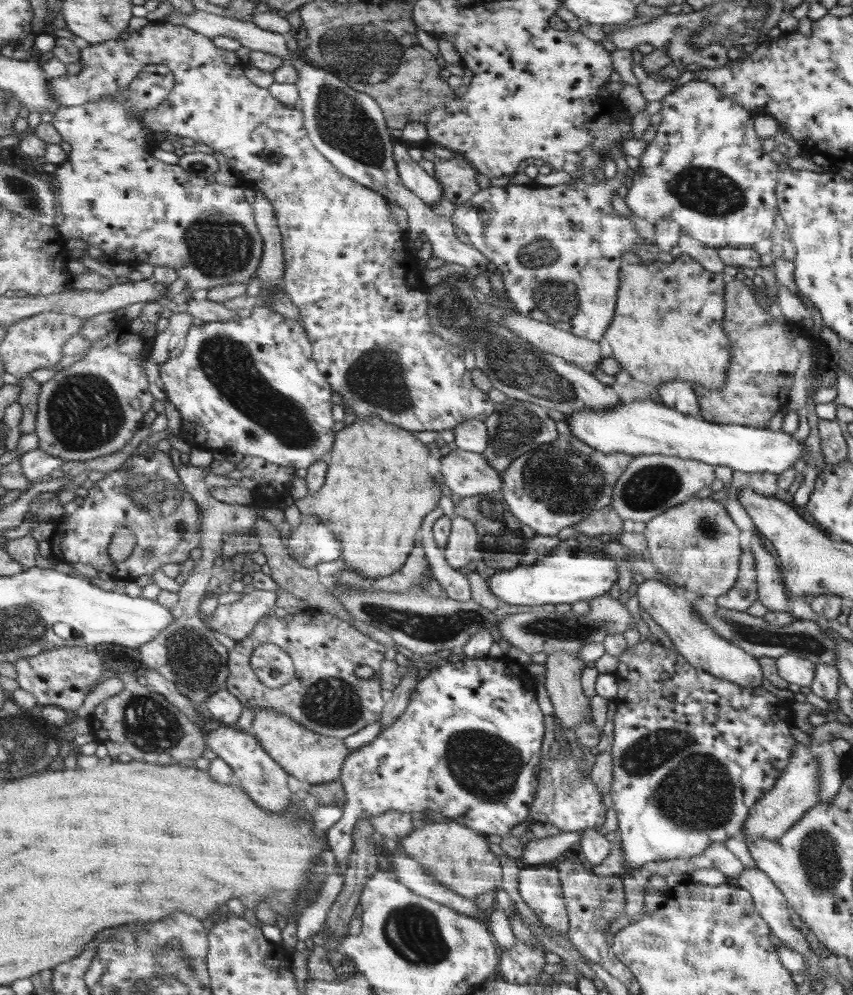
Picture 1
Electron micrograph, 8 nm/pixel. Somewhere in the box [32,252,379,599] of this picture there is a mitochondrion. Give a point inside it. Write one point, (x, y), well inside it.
(227, 364)

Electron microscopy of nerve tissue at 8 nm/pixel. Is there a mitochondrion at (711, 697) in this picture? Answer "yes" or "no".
no

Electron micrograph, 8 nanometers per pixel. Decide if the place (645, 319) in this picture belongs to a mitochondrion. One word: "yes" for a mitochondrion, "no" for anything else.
no

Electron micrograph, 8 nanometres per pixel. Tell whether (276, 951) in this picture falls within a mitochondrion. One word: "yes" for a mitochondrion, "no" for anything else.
no

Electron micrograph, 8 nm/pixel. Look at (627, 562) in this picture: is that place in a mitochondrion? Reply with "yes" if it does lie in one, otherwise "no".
no

